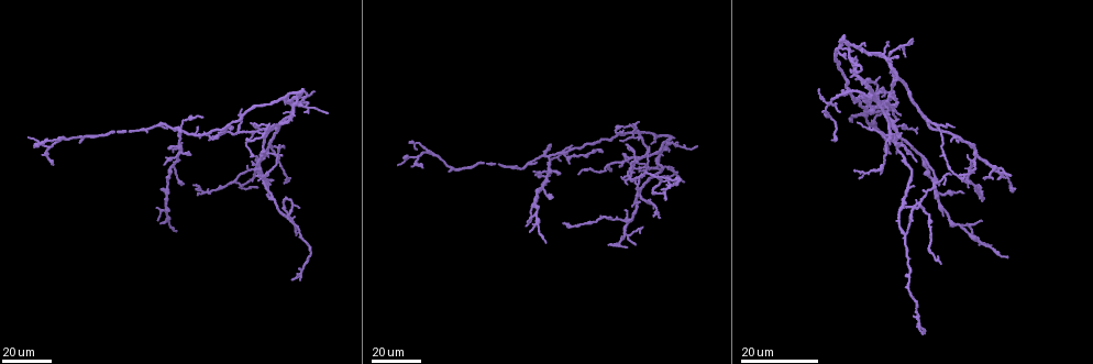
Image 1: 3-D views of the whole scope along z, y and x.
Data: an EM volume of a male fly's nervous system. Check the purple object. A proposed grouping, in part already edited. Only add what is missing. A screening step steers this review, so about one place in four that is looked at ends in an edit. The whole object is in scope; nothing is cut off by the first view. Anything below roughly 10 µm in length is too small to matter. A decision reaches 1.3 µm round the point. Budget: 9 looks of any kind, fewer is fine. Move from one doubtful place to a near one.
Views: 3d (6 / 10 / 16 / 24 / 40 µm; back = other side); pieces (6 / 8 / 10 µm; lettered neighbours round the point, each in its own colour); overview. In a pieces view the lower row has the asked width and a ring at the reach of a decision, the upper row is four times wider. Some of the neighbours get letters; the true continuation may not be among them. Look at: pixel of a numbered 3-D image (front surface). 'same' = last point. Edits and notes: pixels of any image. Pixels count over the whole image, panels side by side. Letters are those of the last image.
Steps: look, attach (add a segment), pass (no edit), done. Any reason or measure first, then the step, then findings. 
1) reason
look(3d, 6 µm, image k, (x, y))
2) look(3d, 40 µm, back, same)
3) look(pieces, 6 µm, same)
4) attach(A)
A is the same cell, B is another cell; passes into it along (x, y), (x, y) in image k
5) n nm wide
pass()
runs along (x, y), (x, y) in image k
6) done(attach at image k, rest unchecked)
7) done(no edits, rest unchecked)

look(3d, 24 µm, image 1, (966, 168))

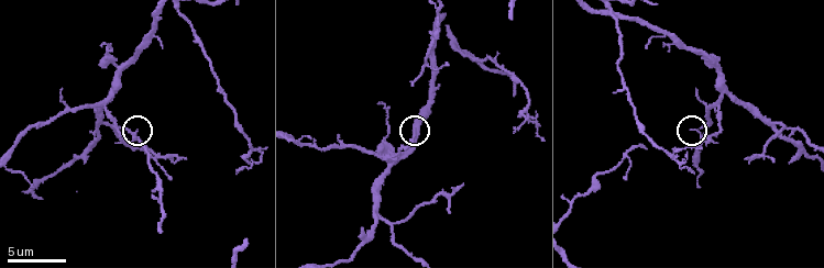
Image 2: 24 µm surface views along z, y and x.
what lies round it
look(pieces, 6 µm, image 2, (138, 129))

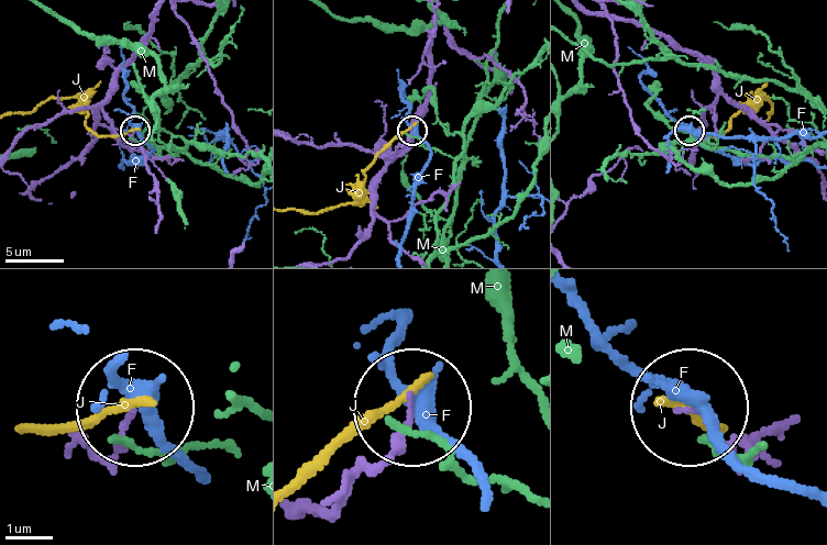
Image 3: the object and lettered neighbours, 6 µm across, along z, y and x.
pass()
F, J and M are other cells; runs along (765, 436), (742, 452), (687, 413) in image 3; no lettered segment goes on from it

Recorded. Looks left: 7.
free end
look(3d, 24 µm, image 1, (293, 278))

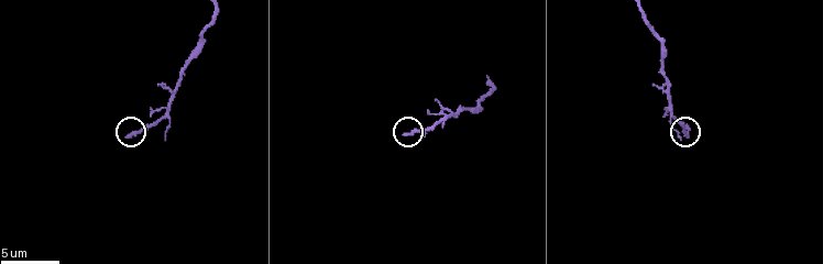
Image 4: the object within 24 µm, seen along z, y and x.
what lies round it
look(pieces, 10 µm, image 4, (128, 137))

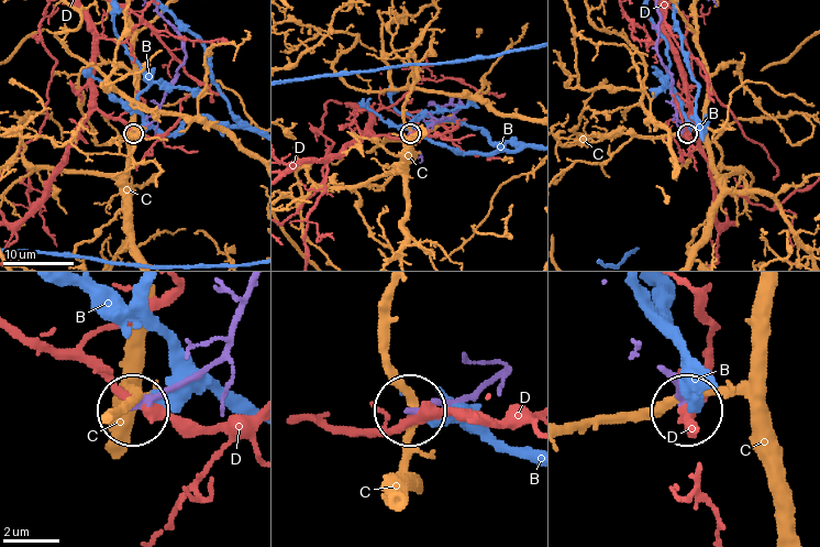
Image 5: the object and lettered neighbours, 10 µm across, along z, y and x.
190 nm wide
pass()
B, C and D are other cells; runs along (252, 290), (223, 353), (134, 408) in image 5; no lettered segment goes on from it

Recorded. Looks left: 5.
look(3d, 40 µm, image 1, (263, 150))

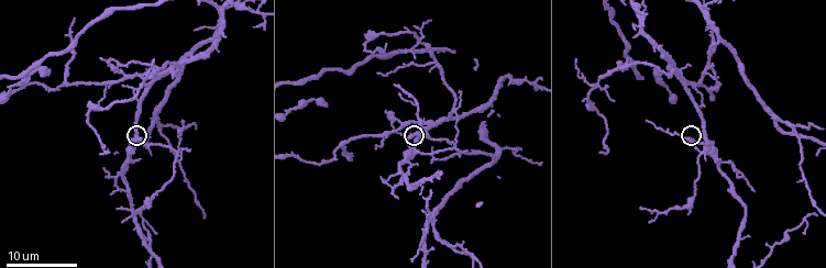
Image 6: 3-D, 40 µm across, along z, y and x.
look(pieces, 6 µm, image 6, (141, 140))

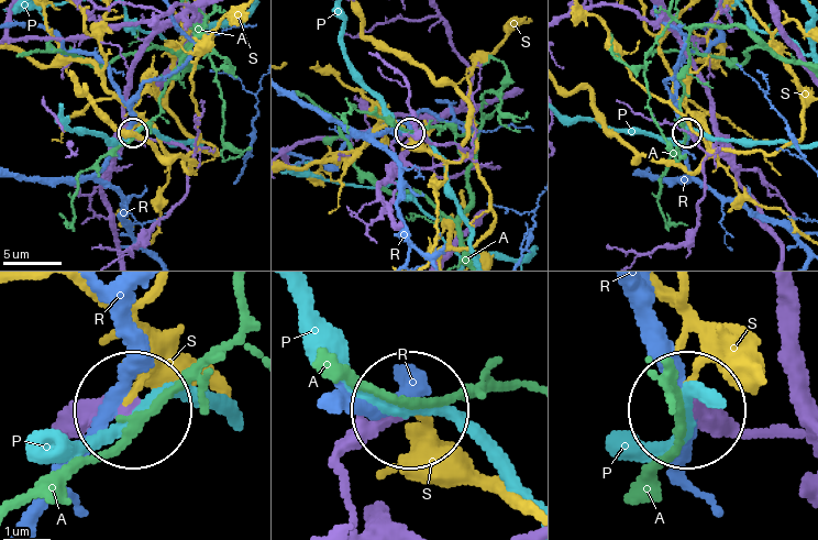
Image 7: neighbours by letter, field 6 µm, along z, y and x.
240 nm wide
pass()
A, P, R and S are other cells; runs along (374, 505), (369, 528), (354, 516), (342, 458), (405, 414) in image 7; none of them fits

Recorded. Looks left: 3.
thin end
look(3d, 40 µm, image 1, (891, 153))

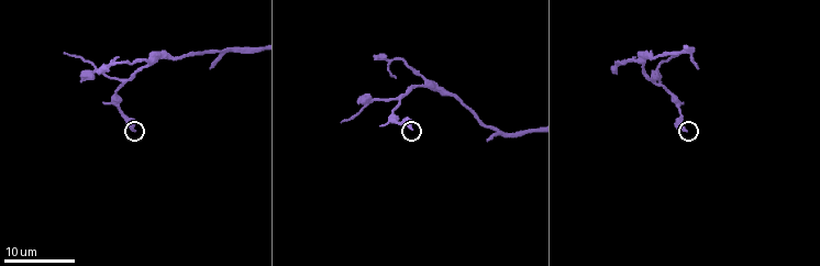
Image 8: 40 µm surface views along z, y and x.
look(pieces, 10 µm, image 8, (686, 129))

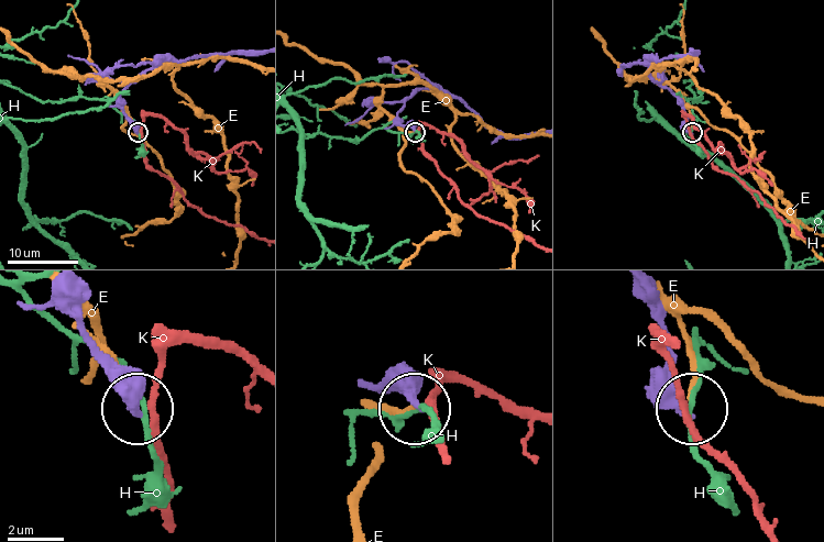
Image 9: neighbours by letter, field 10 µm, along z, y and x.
pass()
E, H and K are other cells; runs along (460, 101), (418, 89), (397, 115), (402, 125), (414, 131) in image 9; none of them fits

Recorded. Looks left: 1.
done(no edits, rest unchecked)

